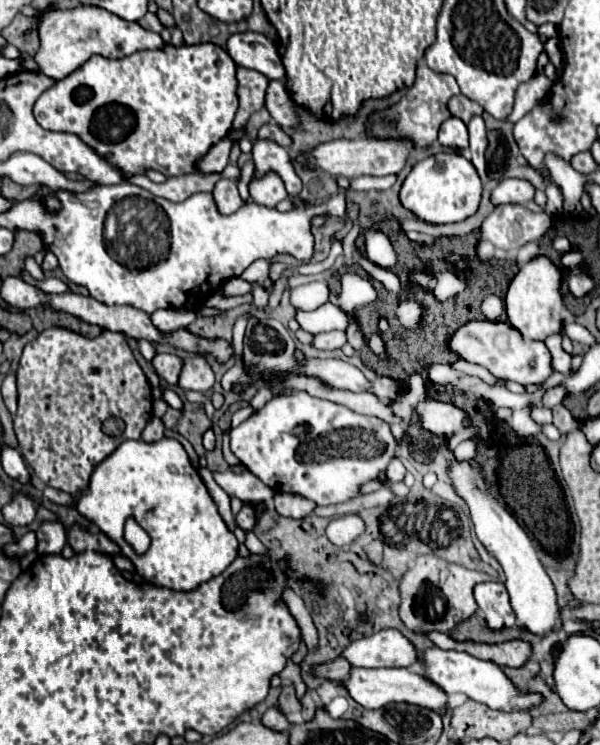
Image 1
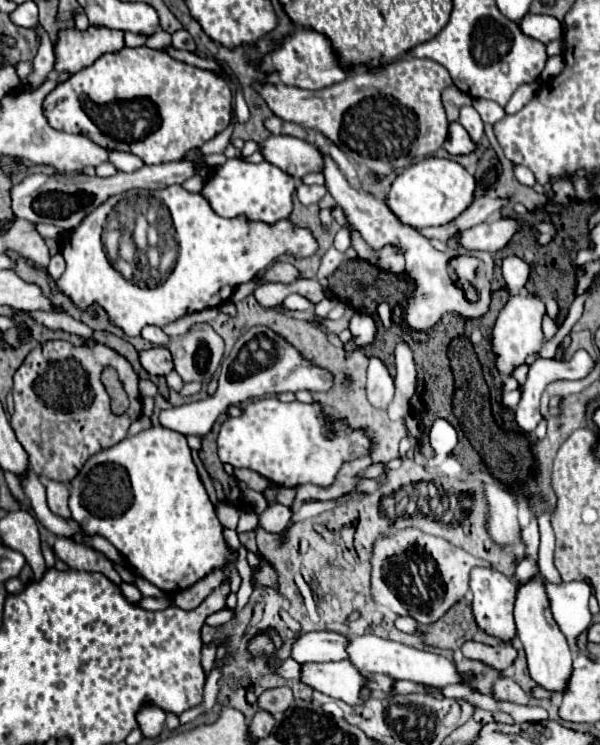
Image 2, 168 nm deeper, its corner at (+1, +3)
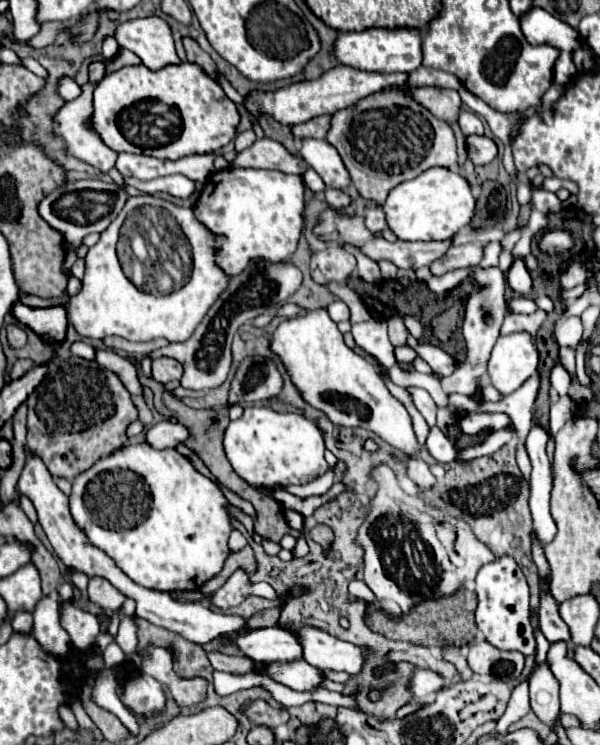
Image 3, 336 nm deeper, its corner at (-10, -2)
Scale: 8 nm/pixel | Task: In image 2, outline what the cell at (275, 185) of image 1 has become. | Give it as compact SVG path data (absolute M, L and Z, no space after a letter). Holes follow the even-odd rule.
M228 159L222 167L210 171L208 181L204 183L200 195L208 201L208 205L212 205L212 211L224 219L246 217L248 221L262 221L274 225L276 221L290 219L294 209L292 203L294 189L296 179L266 161L252 165L240 159Z

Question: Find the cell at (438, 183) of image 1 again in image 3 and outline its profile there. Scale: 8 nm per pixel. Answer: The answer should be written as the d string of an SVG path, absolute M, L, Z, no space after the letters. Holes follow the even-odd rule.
M431 168L413 180L401 182L387 196L383 210L387 214L387 224L401 240L443 240L455 236L463 226L467 226L475 212L475 198L471 194L469 182L449 168Z

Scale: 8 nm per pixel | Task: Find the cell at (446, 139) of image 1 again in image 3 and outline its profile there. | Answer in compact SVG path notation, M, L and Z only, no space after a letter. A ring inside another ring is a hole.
M465 136L465 144L467 144L467 156L473 164L483 166L489 164L495 156L497 156L497 146L491 138L487 136Z

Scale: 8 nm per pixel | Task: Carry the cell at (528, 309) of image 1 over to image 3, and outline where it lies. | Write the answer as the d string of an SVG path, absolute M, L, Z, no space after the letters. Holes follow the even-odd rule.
M527 332L499 336L489 358L489 376L493 386L503 394L515 392L529 380L539 366L541 354Z

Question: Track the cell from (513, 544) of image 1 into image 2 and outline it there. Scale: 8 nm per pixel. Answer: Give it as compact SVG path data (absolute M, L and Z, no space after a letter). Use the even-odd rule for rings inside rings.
M530 579L526 585L518 589L514 619L518 627L518 639L522 641L528 657L530 677L552 693L564 693L568 687L568 677L572 677L572 653L564 633L560 633L560 627L556 625L550 613L548 597L540 579Z

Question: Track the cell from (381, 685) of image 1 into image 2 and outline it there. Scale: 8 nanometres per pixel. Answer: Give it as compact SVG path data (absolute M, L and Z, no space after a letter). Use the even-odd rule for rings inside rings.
M348 659L328 663L304 663L300 669L300 681L348 705L362 703L360 689L364 687L364 679Z

